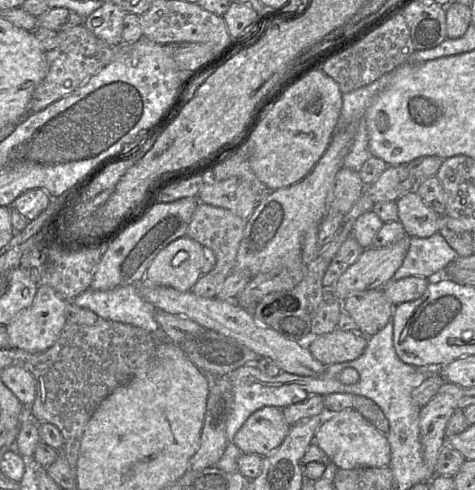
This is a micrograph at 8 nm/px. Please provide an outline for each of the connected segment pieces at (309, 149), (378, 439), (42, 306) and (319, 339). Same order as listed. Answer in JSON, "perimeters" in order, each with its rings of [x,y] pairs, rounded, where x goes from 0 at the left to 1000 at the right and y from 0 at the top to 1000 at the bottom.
{"perimeters":[[[[676,133],[657,139],[638,157],[611,171],[592,198],[558,229],[520,296],[512,302],[516,320],[545,367],[568,388],[581,388],[638,365],[678,318],[699,276],[712,263],[718,218],[720,188],[712,171],[678,145]]],[[[745,833],[695,845],[669,873],[661,904],[718,957],[817,953],[823,937],[815,892]]],[[[82,582],[67,622],[40,635],[13,663],[21,708],[63,720],[86,720],[112,706],[141,659],[137,637],[143,616],[124,604],[112,588]]],[[[709,667],[699,678],[657,688],[651,700],[651,714],[663,733],[684,747],[693,747],[752,733],[771,712],[773,690],[756,678],[722,676]]]]}

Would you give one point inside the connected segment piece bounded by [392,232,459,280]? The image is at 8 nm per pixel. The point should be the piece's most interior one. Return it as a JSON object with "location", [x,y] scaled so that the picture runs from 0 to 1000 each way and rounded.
{"location":[901,524]}

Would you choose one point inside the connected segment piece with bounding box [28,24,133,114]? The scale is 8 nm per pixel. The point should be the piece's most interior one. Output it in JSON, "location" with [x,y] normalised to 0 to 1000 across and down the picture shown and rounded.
{"location":[168,110]}

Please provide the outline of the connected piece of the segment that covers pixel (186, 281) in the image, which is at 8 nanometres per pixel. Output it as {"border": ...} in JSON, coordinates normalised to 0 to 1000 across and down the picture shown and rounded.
{"border":[[[383,482],[341,508],[316,537],[303,573],[328,584],[400,594],[425,561],[427,502]]]}

